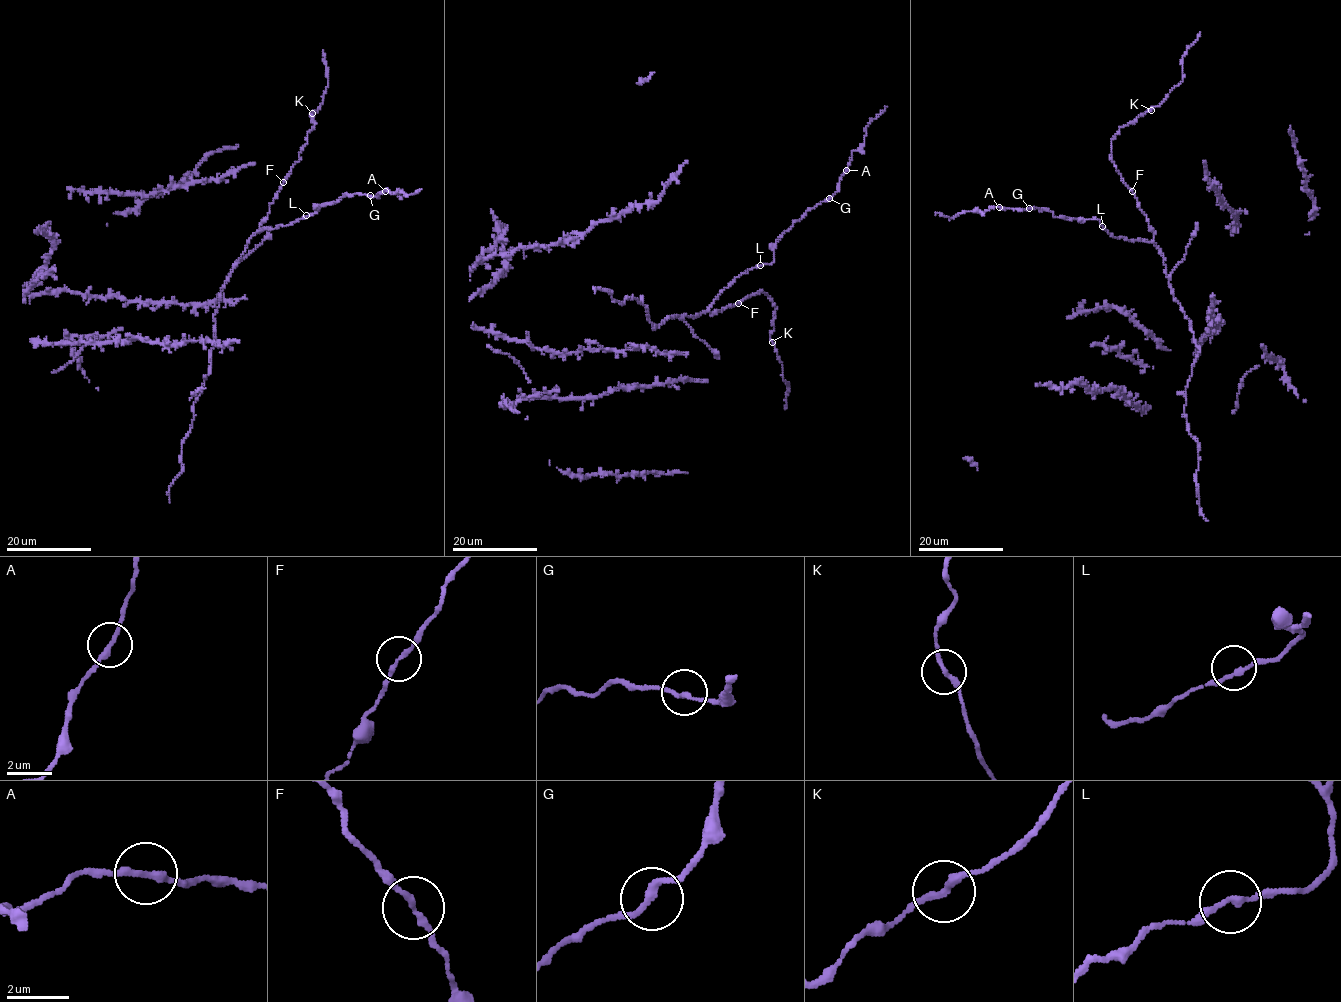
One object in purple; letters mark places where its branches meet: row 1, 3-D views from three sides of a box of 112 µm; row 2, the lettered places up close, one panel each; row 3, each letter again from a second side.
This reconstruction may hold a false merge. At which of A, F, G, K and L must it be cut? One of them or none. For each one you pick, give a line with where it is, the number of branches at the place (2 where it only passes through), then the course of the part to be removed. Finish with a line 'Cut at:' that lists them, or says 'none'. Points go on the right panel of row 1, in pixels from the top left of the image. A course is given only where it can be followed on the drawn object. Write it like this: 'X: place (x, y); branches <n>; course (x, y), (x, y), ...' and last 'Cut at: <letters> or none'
A: place (999, 207); branches 2; course (1000, 207), (991, 207), (981, 212), (965, 211), (952, 218), (935, 213)
Cut at: A

